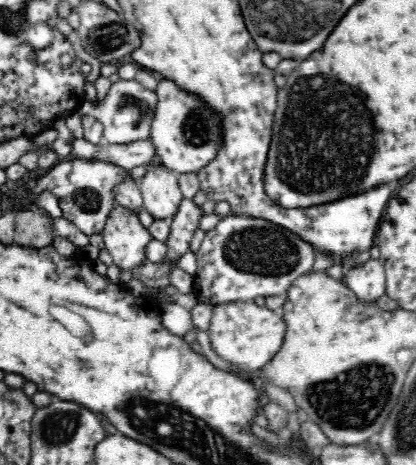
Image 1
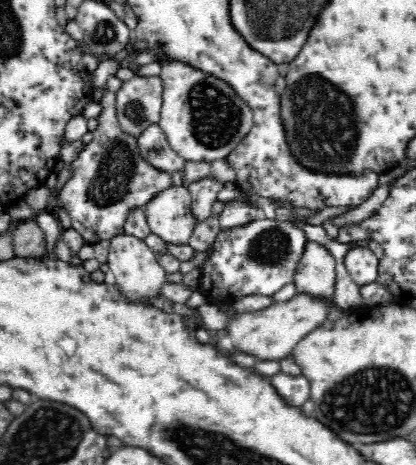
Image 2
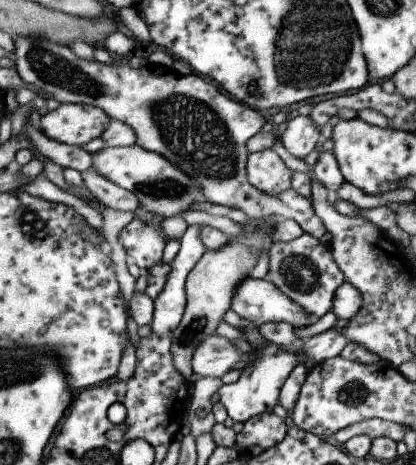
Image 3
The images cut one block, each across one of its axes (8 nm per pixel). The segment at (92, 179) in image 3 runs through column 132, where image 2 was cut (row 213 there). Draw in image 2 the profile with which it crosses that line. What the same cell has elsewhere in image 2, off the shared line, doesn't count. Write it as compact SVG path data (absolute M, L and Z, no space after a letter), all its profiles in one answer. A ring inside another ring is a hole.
M206 178L202 182L196 182L192 186L188 186L188 192L190 192L190 210L192 210L192 224L198 226L200 222L204 222L206 218L212 216L212 210L214 210L214 204L218 202L216 194L222 190L224 184L220 182L214 182L212 178Z

